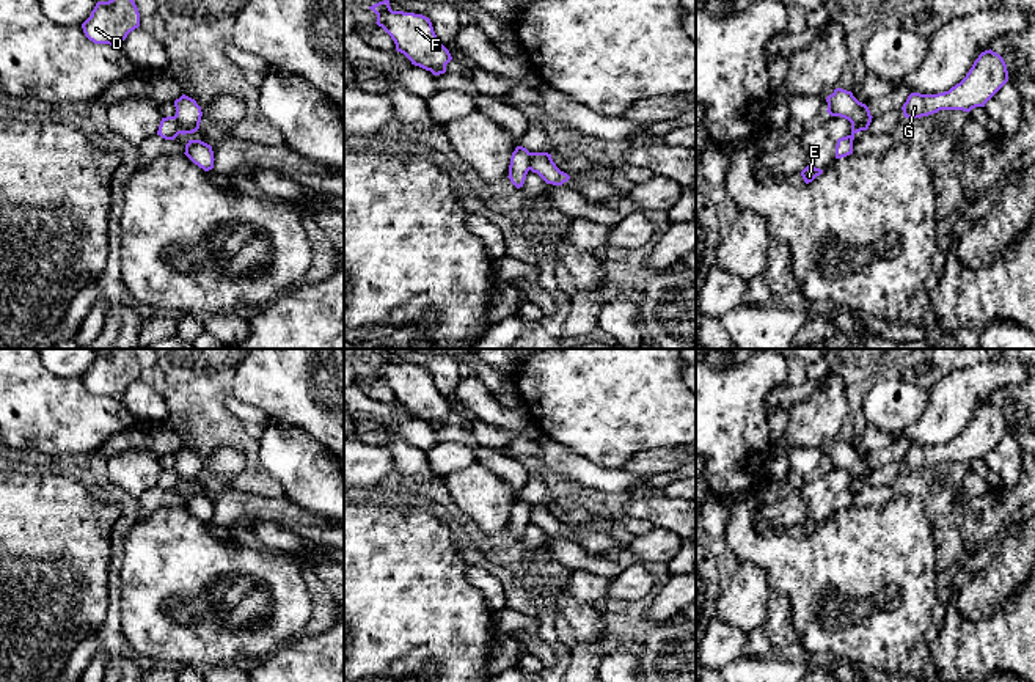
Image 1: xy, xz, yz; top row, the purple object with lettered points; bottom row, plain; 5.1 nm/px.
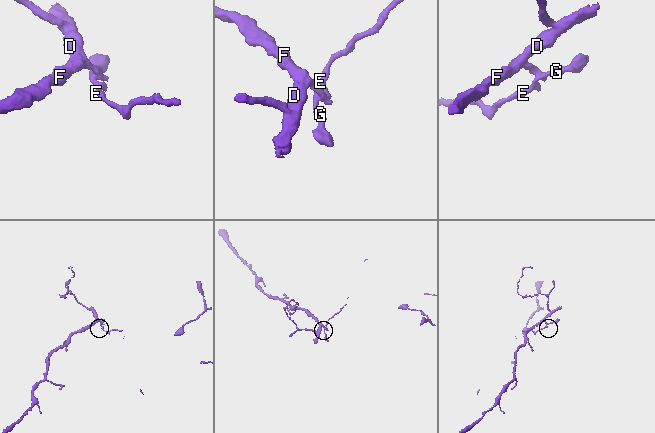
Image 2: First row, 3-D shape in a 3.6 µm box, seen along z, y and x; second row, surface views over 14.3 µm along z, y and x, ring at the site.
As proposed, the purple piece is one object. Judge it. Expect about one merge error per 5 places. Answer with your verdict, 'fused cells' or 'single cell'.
fused cells

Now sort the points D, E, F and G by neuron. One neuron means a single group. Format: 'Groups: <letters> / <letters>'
Groups: D F / E G

